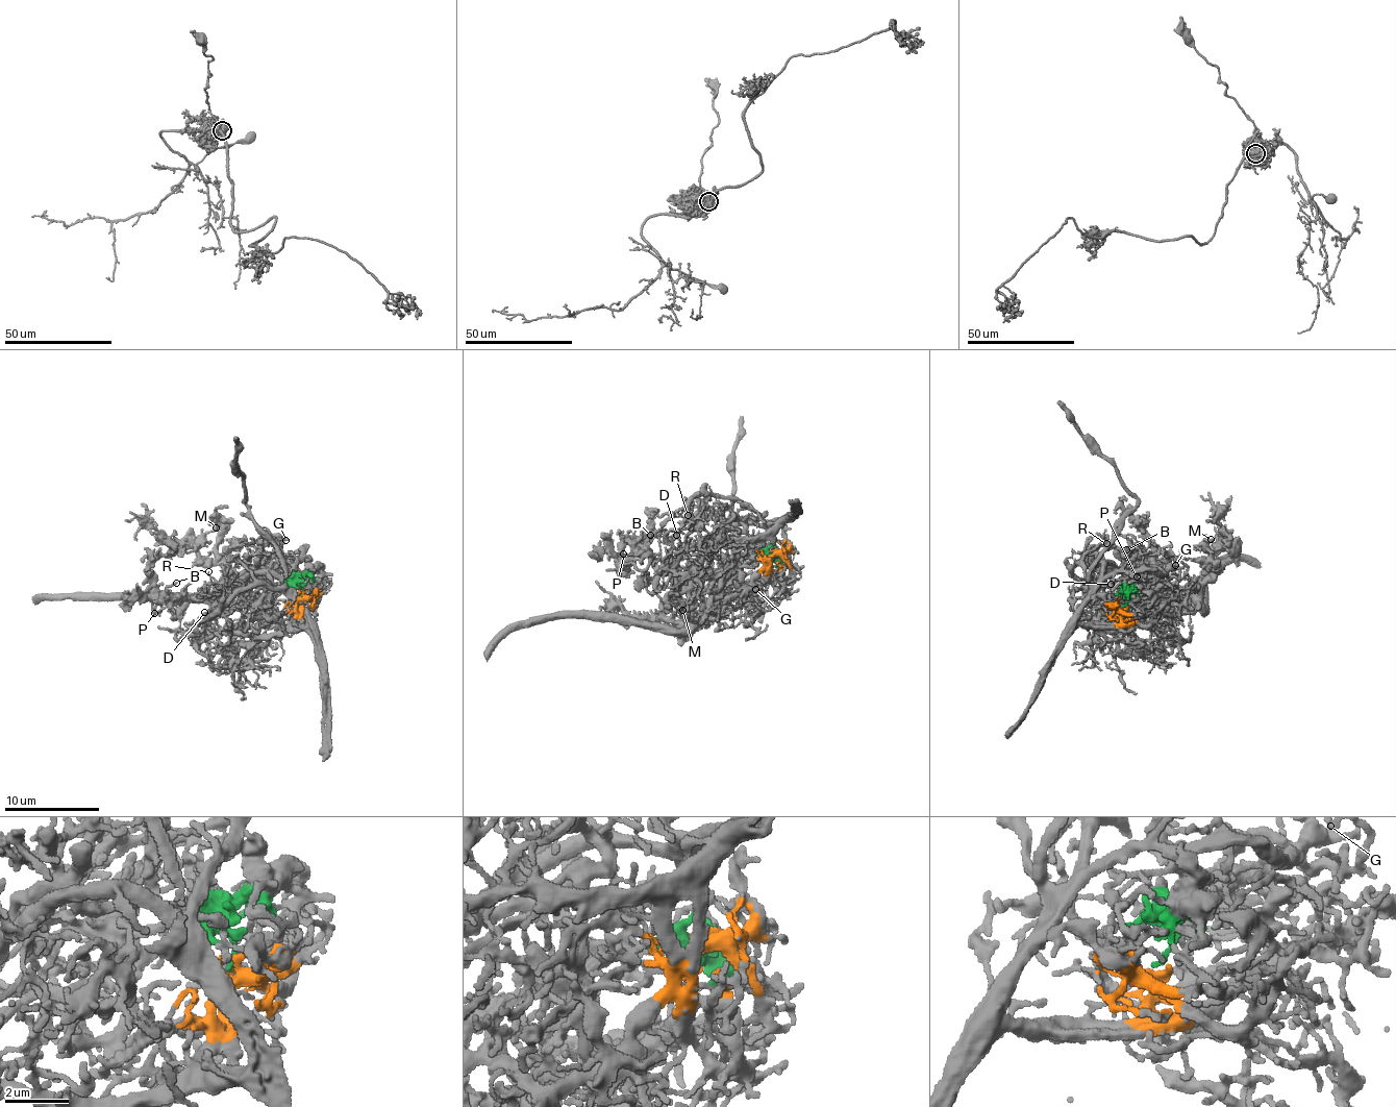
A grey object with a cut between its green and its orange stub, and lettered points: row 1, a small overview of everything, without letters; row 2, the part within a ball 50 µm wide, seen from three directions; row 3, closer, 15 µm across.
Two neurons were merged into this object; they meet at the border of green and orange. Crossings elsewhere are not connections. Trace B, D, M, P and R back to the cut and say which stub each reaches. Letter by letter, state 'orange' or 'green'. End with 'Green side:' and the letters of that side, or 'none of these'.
B: green
D: orange
M: green
P: green
R: orange
Green side: B, M, P

